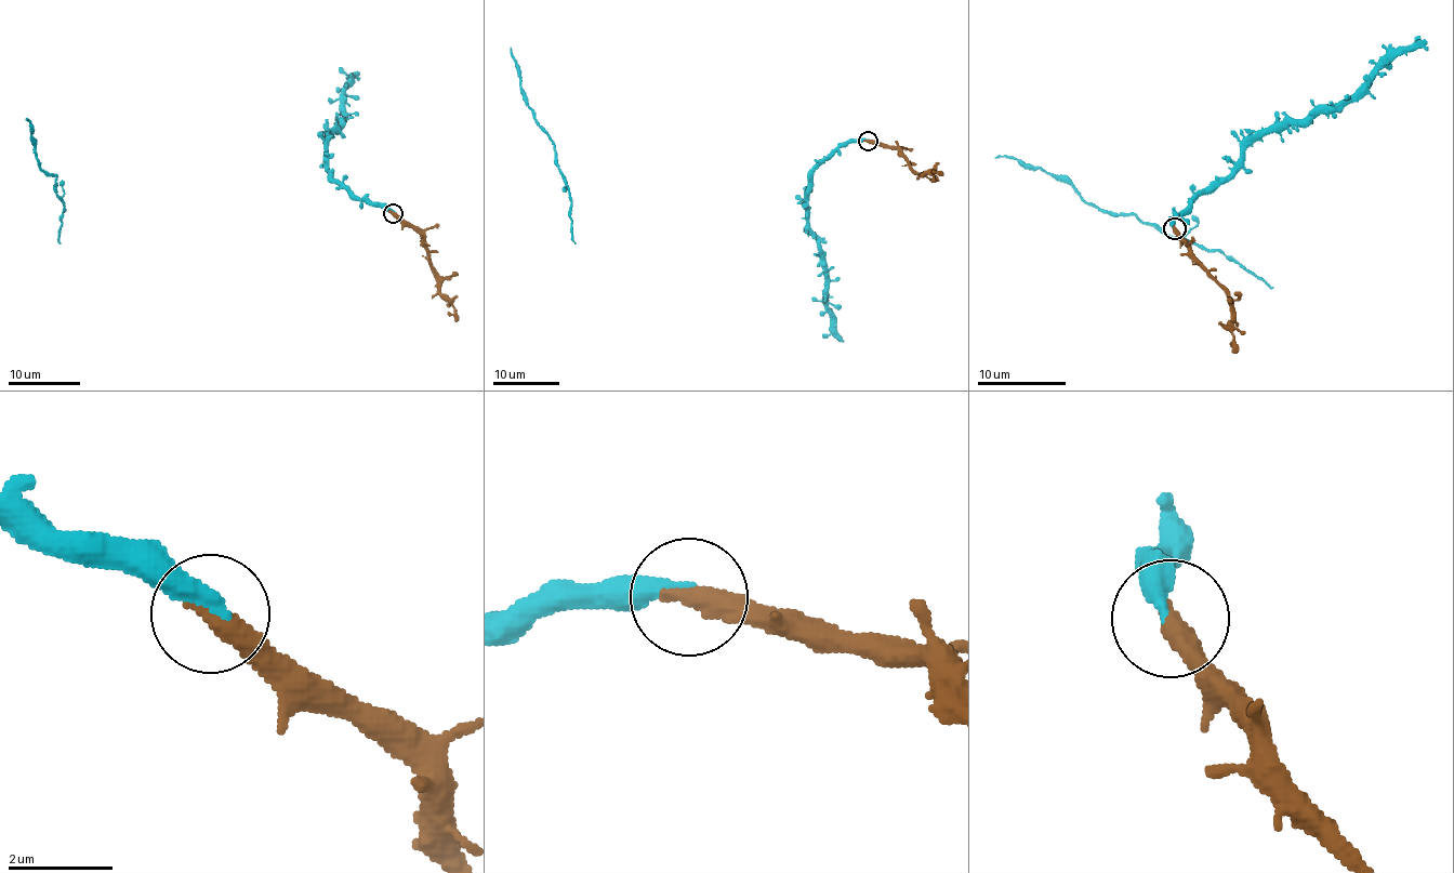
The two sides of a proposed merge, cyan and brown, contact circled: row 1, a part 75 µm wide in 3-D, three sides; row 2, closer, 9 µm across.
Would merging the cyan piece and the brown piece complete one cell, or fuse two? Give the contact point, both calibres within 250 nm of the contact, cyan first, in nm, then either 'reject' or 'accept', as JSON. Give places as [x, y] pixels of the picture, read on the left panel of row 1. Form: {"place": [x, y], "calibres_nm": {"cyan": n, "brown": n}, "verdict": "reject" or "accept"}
{"place": [393, 213], "calibres_nm": {"cyan": 320, "brown": 480}, "verdict": "accept"}

